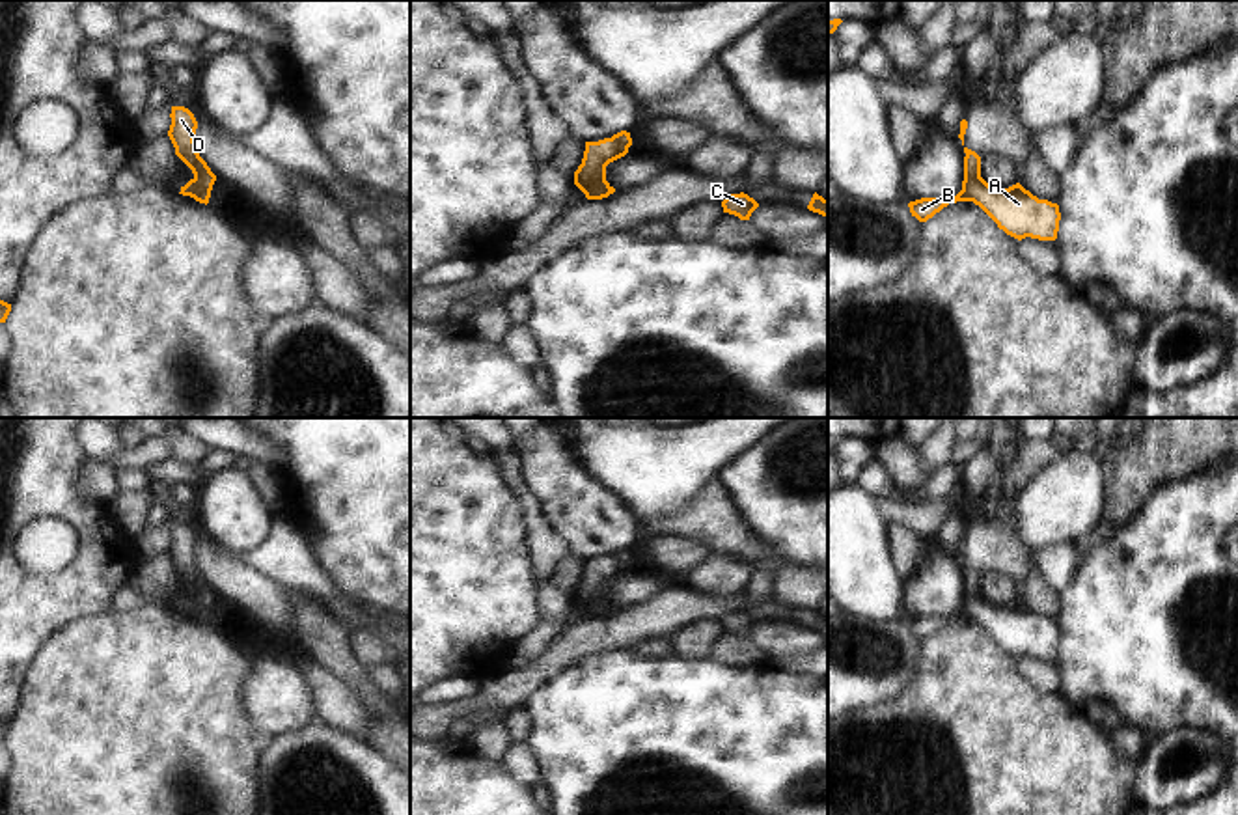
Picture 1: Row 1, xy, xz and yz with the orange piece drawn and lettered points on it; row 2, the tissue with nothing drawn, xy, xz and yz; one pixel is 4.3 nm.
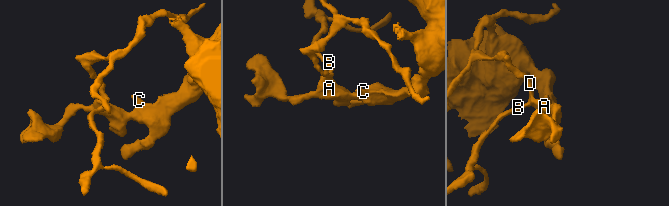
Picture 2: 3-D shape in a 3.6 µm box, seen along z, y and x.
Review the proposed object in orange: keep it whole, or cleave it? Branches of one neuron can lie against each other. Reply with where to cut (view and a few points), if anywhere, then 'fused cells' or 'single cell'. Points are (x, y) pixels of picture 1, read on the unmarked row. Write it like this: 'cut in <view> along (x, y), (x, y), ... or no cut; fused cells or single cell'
cut in yz along (979, 593), (968, 599), (968, 618); fused cells

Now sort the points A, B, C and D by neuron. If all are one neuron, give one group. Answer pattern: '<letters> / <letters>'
A C / B D

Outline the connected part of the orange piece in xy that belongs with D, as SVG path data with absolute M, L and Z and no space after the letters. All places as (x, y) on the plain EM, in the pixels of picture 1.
M172 524L172 543L168 554L175 565L175 573L192 587L196 599L194 617L209 621L216 593L211 589L207 580L199 574L194 554L198 539L194 532L185 524Z

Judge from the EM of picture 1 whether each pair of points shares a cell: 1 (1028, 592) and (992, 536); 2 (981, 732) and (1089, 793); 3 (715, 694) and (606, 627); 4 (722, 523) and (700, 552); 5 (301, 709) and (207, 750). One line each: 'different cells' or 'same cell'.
1: different cells
2: same cell
3: different cells
4: different cells
5: different cells

